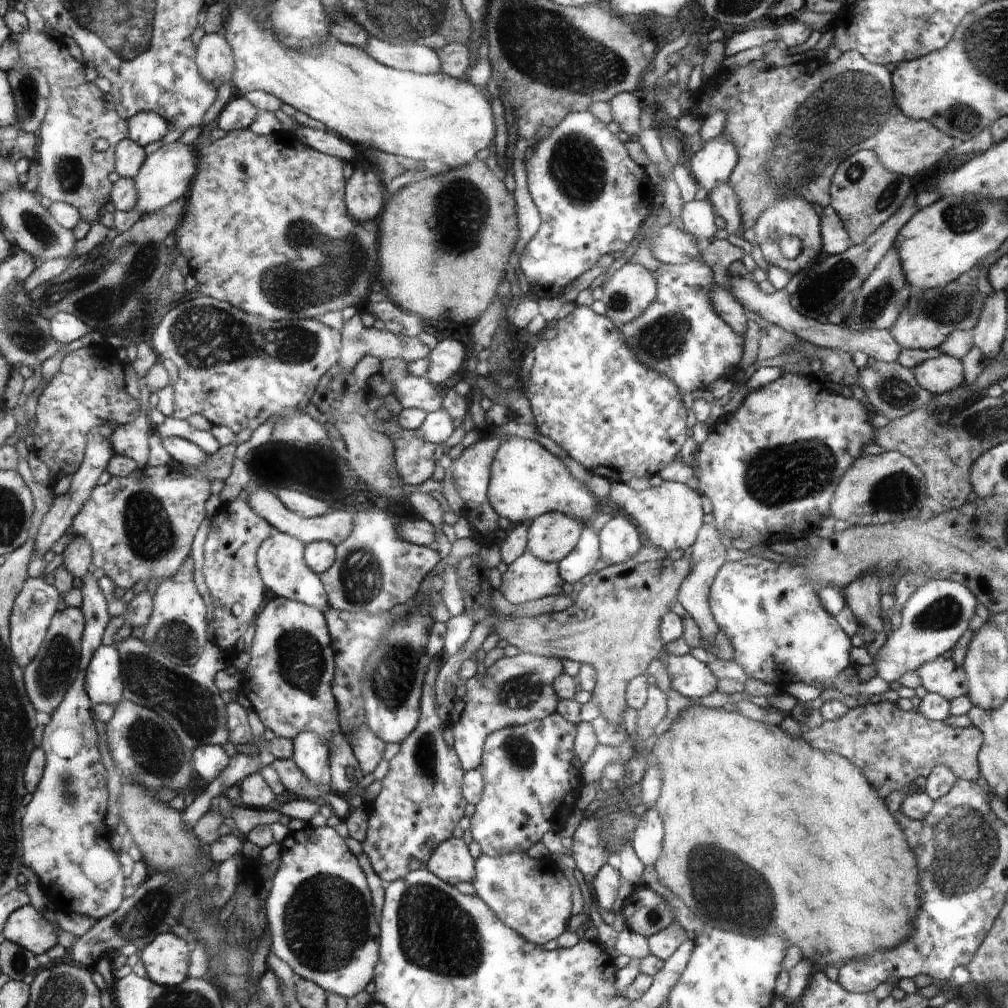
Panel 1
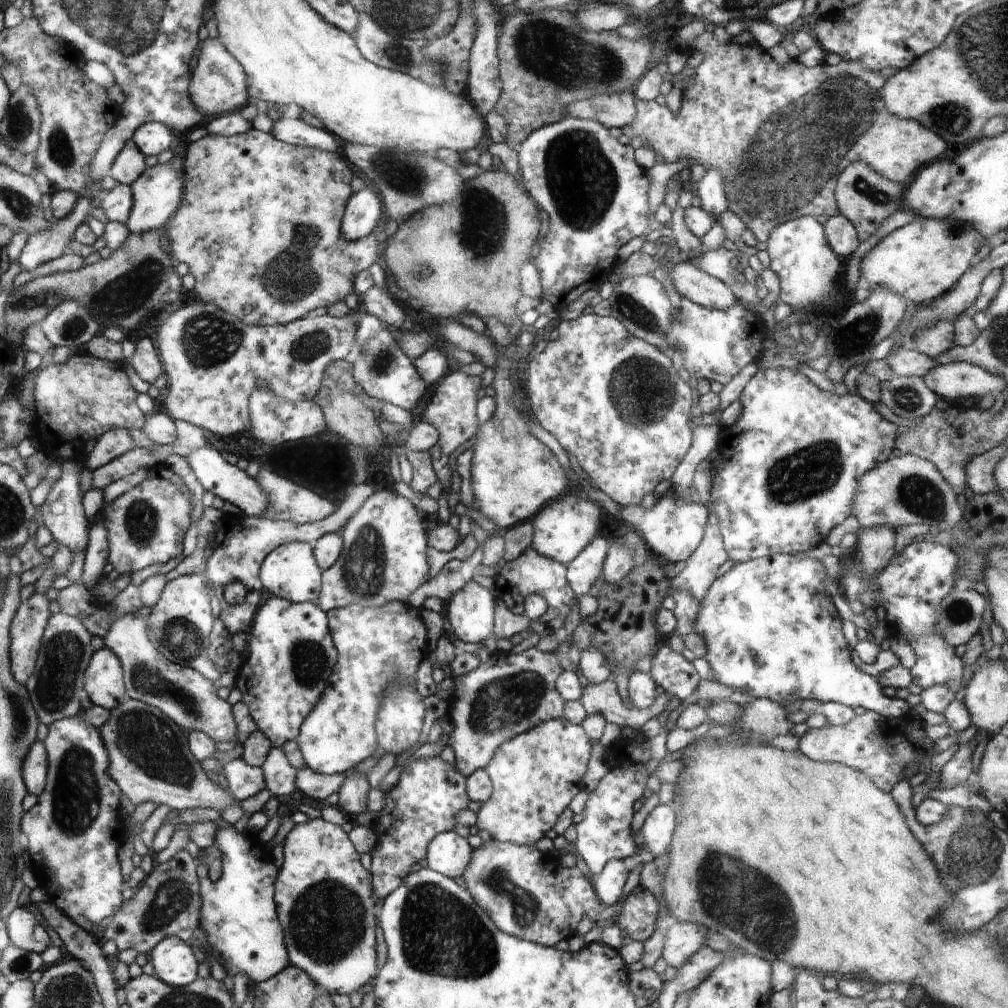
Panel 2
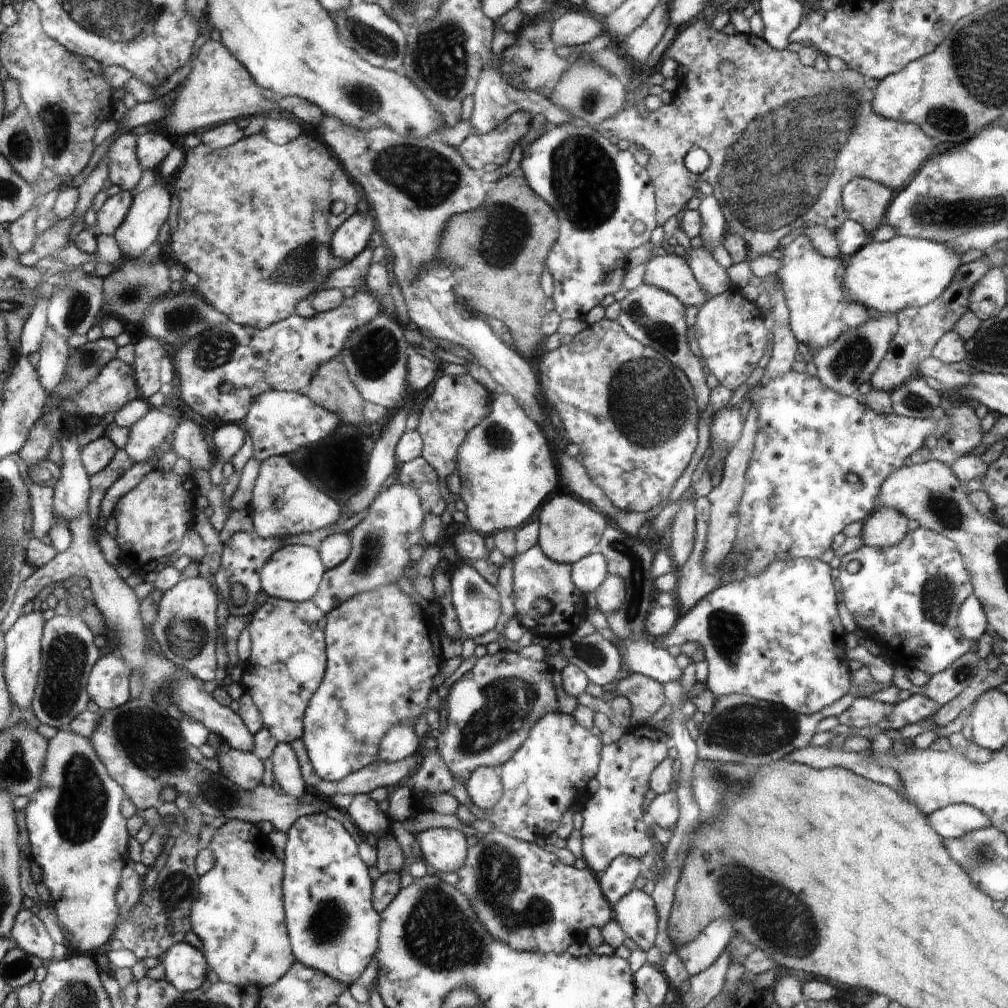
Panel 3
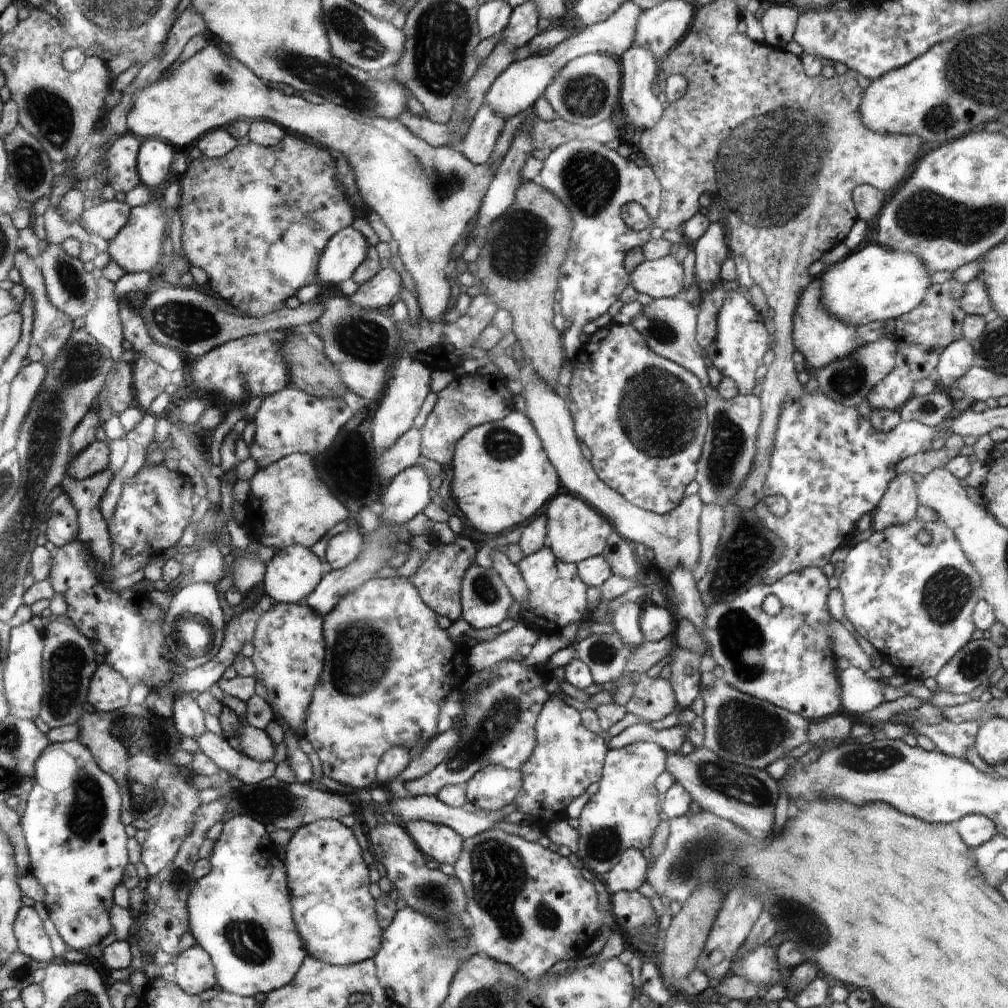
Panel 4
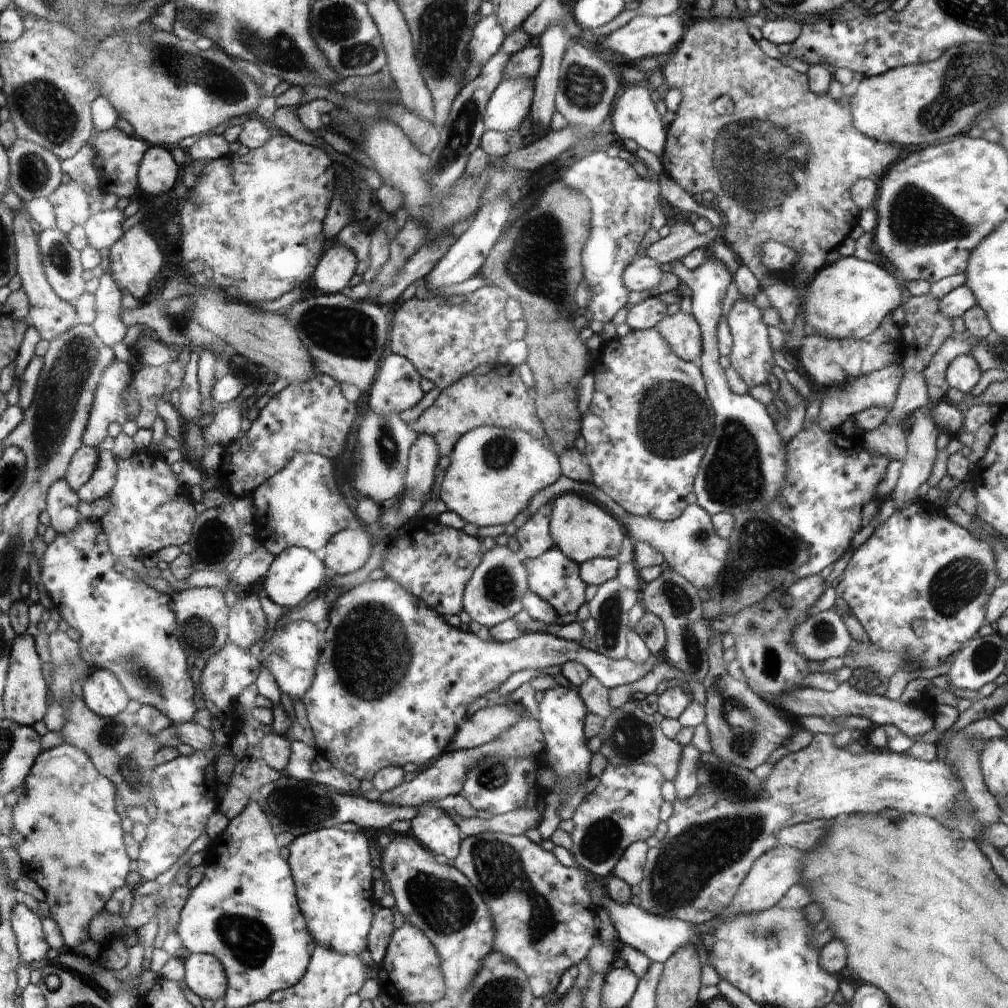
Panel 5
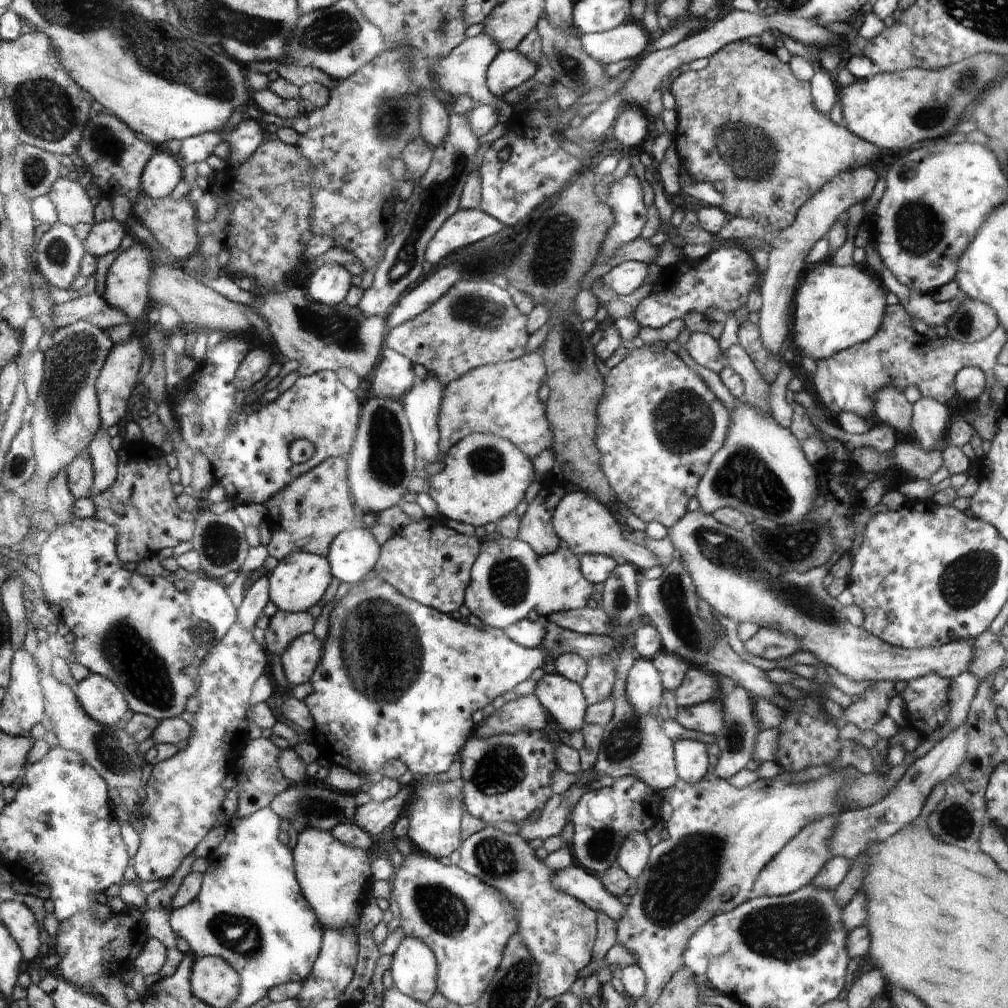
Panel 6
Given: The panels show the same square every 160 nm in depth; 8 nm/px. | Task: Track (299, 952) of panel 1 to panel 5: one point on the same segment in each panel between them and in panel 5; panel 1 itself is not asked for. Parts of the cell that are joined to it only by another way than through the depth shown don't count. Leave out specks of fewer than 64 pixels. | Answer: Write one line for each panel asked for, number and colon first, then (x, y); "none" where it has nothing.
2: (327, 909)
3: (328, 894)
4: (335, 916)
5: (333, 870)

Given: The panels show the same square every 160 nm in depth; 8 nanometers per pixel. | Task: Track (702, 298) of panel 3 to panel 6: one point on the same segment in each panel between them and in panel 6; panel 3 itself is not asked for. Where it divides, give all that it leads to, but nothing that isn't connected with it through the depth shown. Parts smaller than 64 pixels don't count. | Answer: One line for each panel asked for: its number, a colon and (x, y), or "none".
4: (664, 277)
5: (643, 273)
6: (624, 278)

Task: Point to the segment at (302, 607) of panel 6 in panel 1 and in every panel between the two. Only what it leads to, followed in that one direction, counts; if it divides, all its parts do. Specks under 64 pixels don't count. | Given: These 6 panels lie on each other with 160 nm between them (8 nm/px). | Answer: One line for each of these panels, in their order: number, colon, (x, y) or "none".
1: (282, 564)
2: (289, 572)
3: (294, 572)
4: (293, 573)
5: (294, 574)

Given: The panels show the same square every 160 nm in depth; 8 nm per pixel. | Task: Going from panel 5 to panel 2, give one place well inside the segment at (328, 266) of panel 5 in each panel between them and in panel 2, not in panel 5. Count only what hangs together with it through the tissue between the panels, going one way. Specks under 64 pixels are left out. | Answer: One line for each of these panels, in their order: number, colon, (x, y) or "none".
2: (364, 210)
3: (349, 240)
4: (347, 250)

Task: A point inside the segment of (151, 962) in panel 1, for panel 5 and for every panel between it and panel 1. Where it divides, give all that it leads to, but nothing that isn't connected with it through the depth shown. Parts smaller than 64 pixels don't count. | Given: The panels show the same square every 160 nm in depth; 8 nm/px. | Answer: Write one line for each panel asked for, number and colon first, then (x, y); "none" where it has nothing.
2: (174, 963)
3: (185, 967)
4: (194, 971)
5: (205, 975)

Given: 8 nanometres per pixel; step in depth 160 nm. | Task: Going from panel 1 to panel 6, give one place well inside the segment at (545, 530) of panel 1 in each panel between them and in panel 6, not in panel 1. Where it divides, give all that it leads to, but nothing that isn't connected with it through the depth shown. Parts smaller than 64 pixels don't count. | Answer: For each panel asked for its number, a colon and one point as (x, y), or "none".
2: (563, 529)
3: (570, 530)
4: (576, 532)
5: (581, 529)
6: (585, 526)

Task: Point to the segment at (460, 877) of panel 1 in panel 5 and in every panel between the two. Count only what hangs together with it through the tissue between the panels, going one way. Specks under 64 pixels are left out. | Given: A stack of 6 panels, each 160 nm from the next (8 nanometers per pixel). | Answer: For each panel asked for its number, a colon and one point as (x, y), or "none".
2: (449, 854)
3: (444, 849)
4: (440, 842)
5: (435, 828)

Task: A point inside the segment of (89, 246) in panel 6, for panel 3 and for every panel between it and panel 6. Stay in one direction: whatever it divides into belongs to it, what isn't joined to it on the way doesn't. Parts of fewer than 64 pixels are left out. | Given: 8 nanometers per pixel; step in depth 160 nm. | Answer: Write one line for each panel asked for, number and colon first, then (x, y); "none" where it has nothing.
3: (114, 210)
4: (106, 219)
5: (103, 228)

